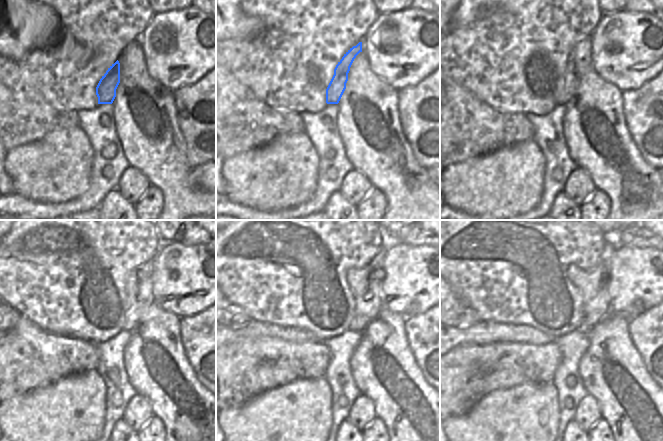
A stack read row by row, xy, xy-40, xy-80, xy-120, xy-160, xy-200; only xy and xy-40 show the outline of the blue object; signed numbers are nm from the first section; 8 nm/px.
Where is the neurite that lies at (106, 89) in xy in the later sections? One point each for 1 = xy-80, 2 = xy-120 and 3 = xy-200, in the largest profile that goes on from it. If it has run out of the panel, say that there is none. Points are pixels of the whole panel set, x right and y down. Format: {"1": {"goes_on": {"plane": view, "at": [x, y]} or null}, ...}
{"1": {"goes_on": {"plane": "xy-80", "at": [580, 61]}}, "2": {"goes_on": {"plane": "xy-120", "at": [139, 298]}}, "3": {"goes_on": {"plane": "xy-200", "at": [593, 284]}}}

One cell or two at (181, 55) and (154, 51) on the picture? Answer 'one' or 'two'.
one

